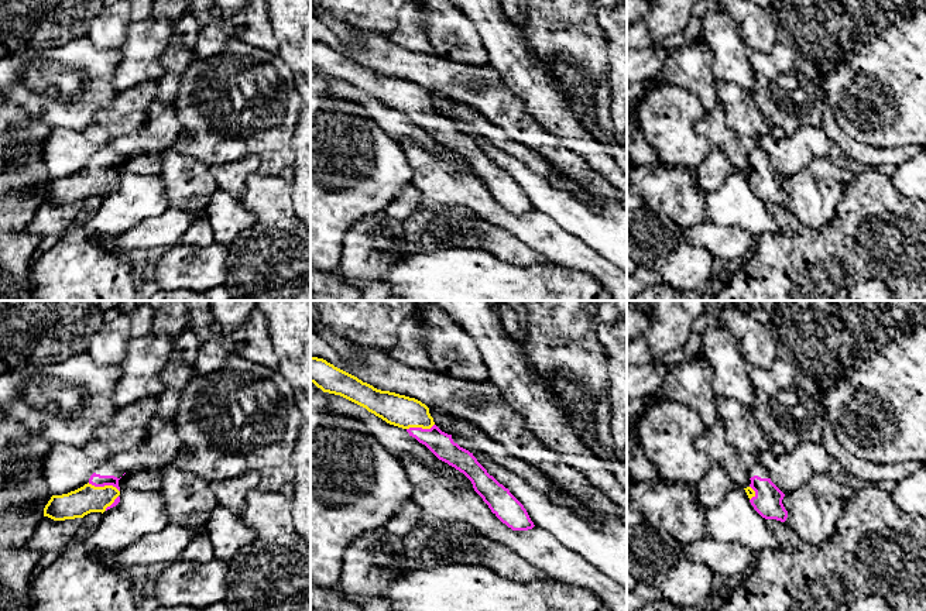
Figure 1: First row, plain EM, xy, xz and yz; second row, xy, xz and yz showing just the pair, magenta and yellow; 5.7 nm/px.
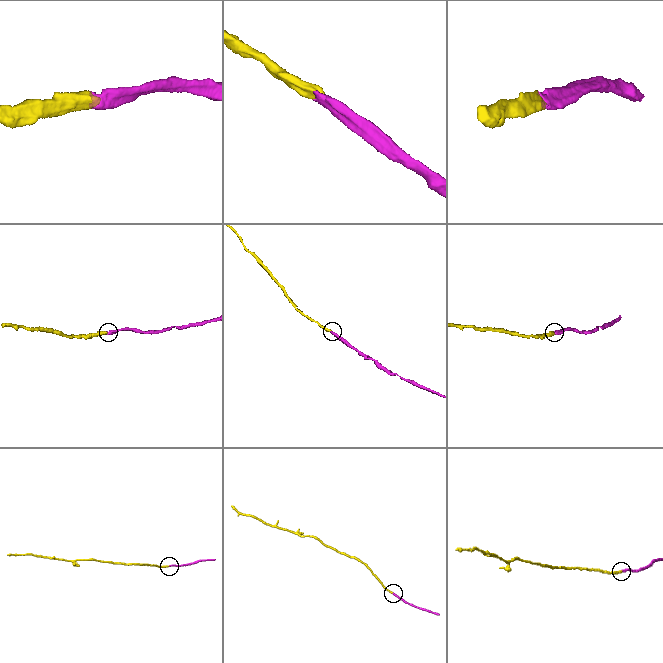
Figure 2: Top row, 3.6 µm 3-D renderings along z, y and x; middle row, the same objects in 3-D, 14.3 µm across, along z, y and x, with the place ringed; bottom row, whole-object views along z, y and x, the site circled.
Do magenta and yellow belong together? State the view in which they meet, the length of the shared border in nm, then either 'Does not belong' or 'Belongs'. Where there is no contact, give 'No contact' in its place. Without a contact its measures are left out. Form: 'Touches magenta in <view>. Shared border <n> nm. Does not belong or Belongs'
Touches magenta in xy. Shared border 190 nm. Belongs

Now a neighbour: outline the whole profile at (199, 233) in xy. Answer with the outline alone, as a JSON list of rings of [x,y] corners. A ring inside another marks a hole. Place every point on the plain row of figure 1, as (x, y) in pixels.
[[[195,219],[186,230],[186,233],[184,234],[181,243],[198,247],[206,247],[215,243],[213,230],[208,219]]]

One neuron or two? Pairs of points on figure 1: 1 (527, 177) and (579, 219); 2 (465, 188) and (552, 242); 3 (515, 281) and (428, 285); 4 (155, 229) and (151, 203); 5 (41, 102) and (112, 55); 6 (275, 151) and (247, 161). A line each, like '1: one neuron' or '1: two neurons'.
1: one neuron
2: one neuron
3: one neuron
4: two neurons
5: one neuron
6: two neurons

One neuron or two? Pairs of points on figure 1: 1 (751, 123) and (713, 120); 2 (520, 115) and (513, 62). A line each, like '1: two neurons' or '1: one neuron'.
1: two neurons
2: two neurons

